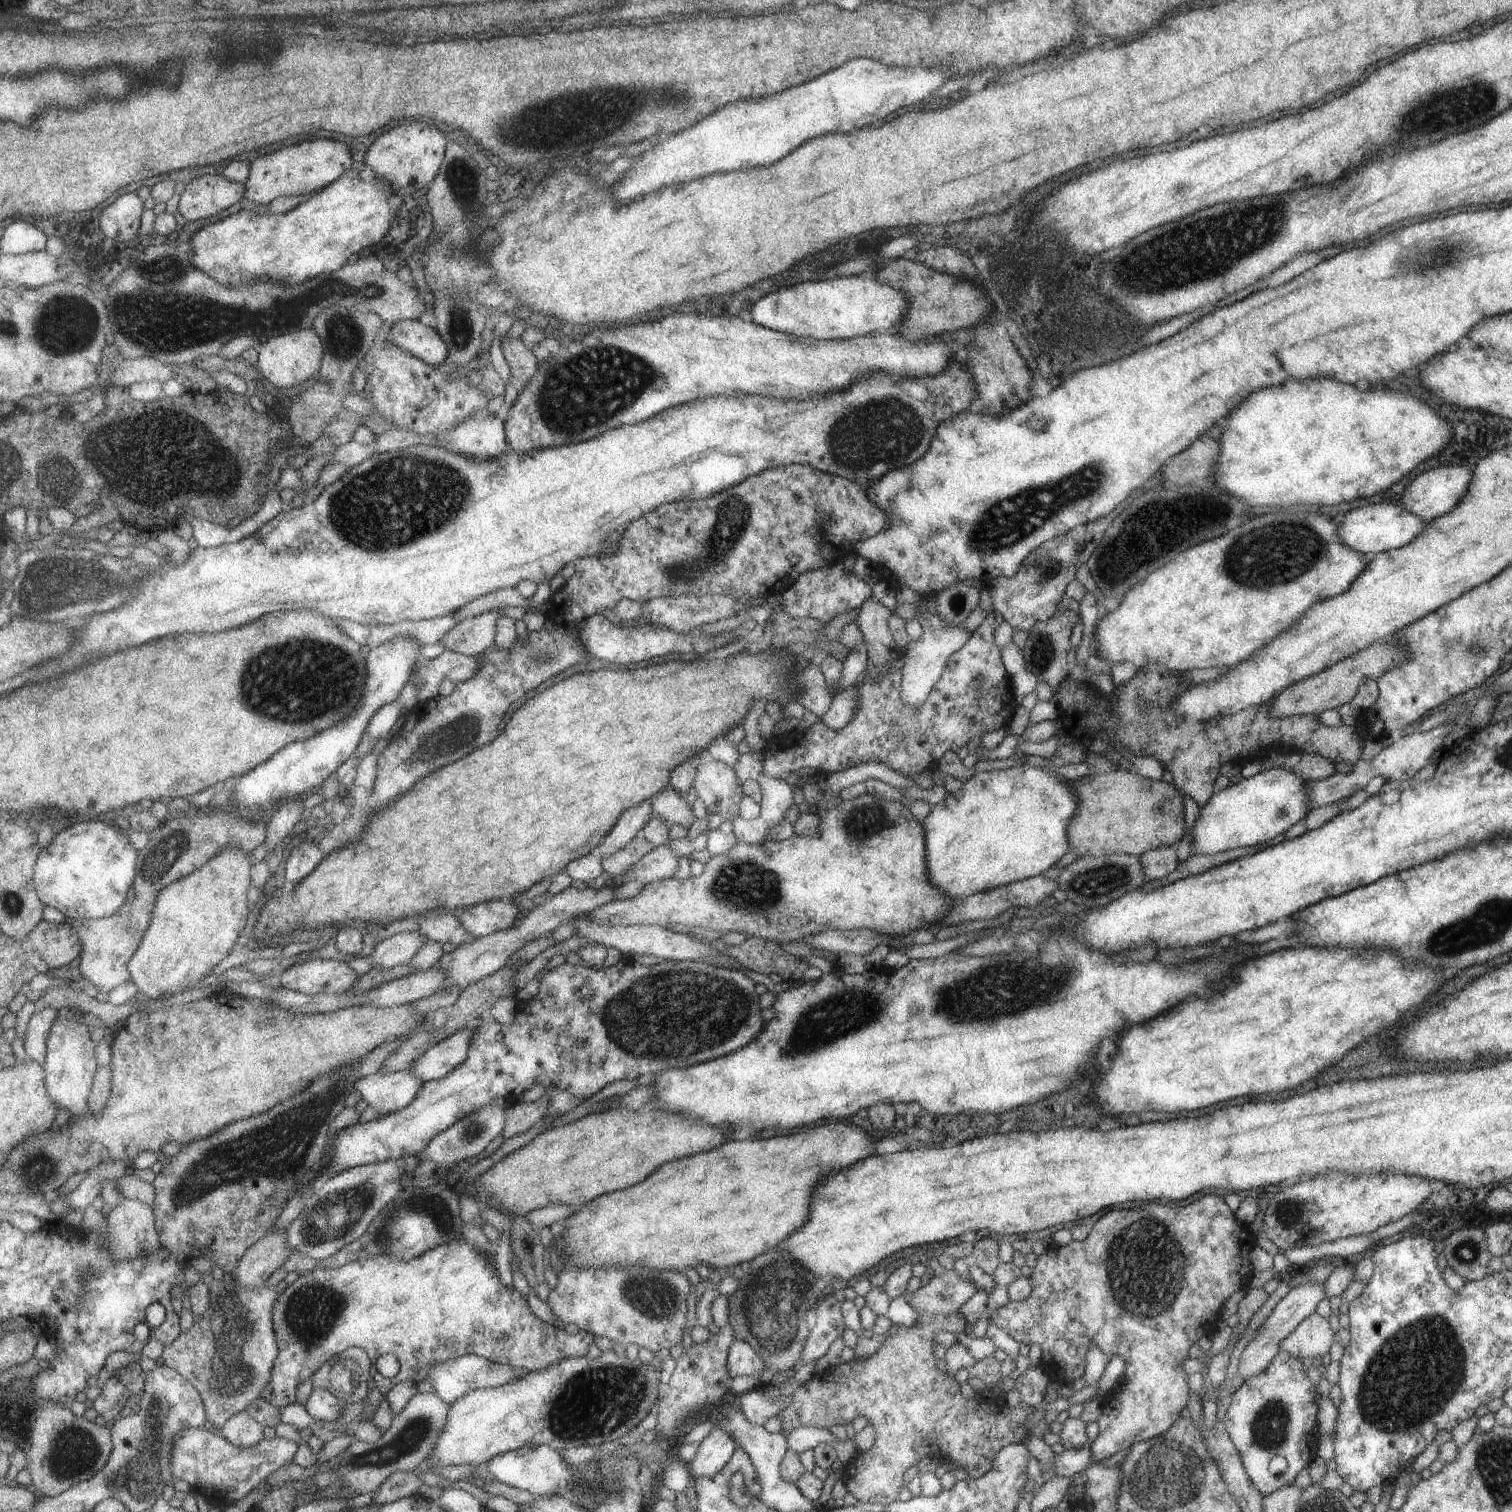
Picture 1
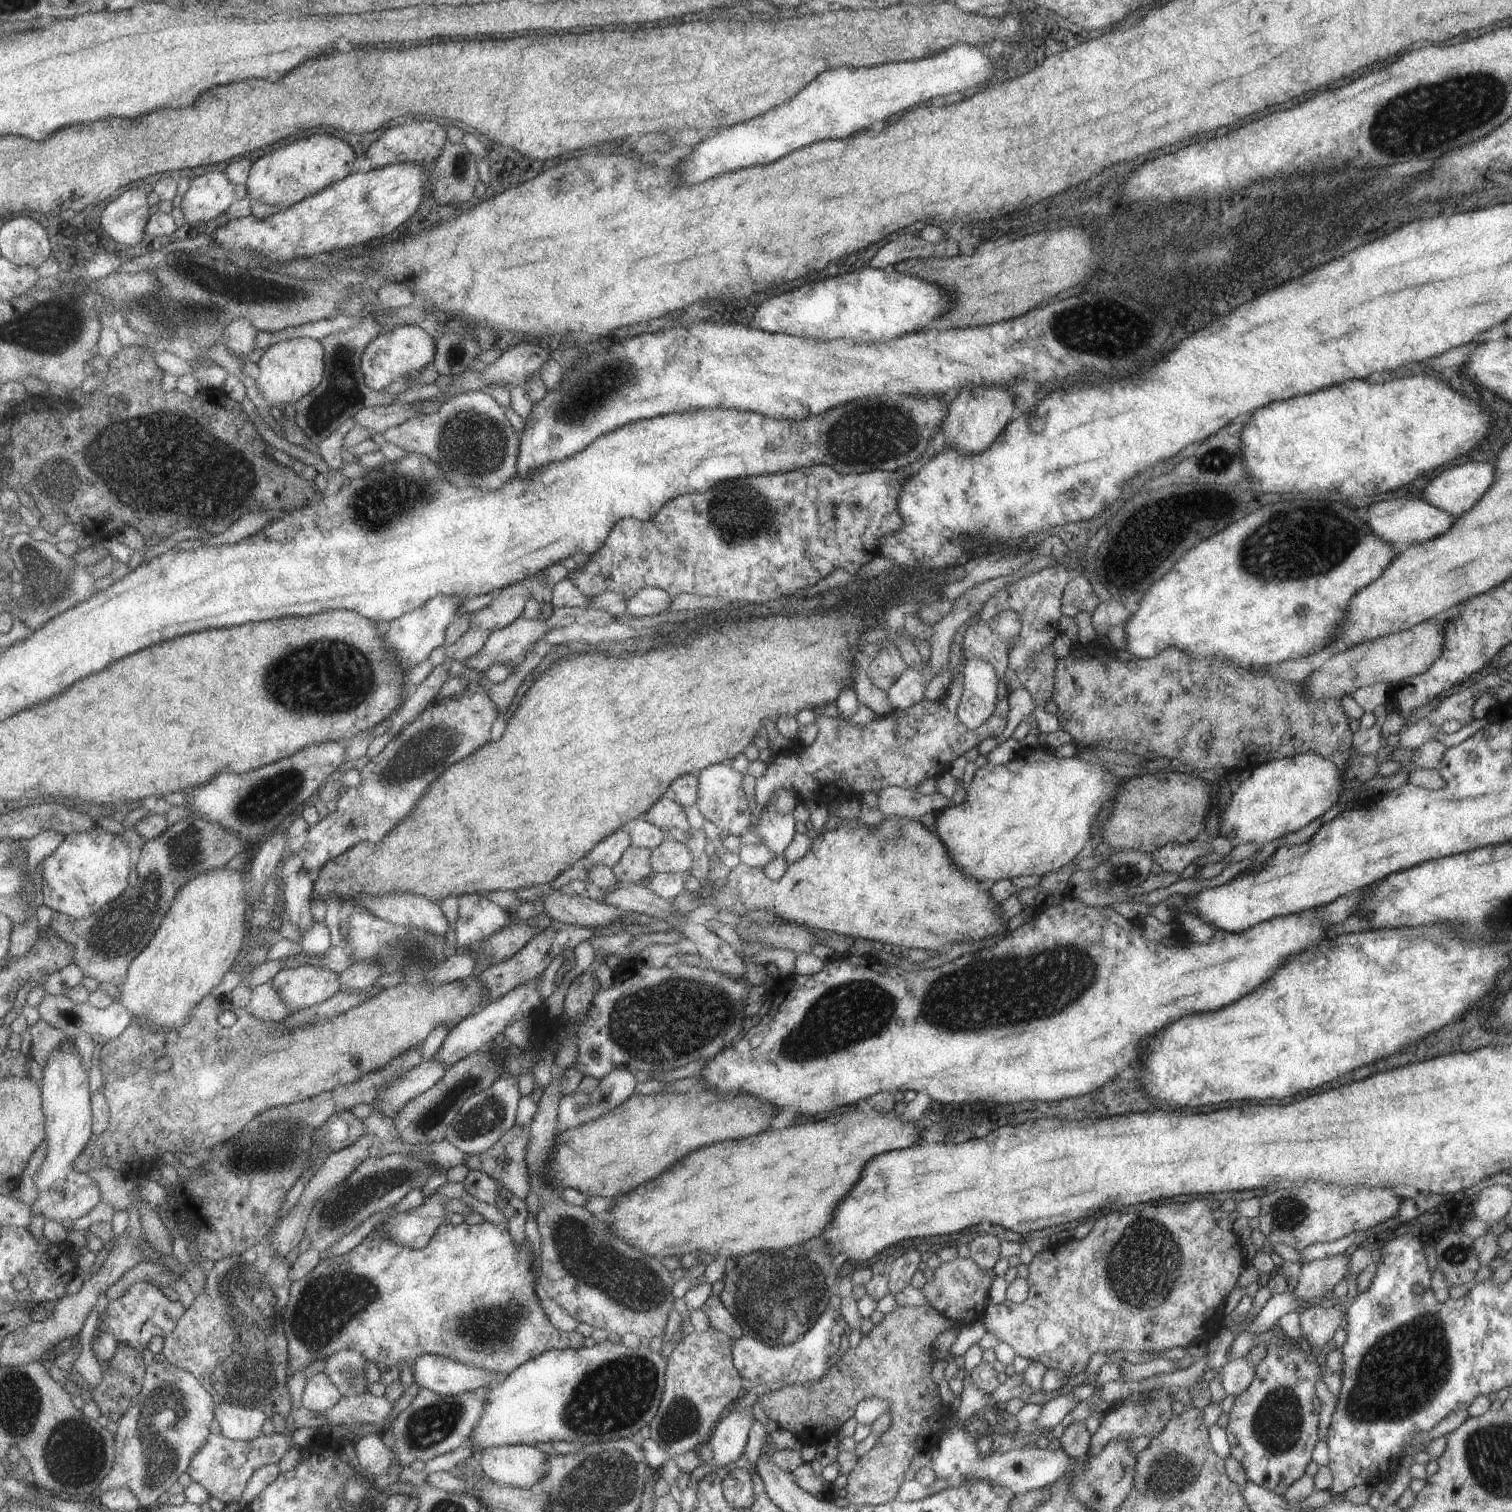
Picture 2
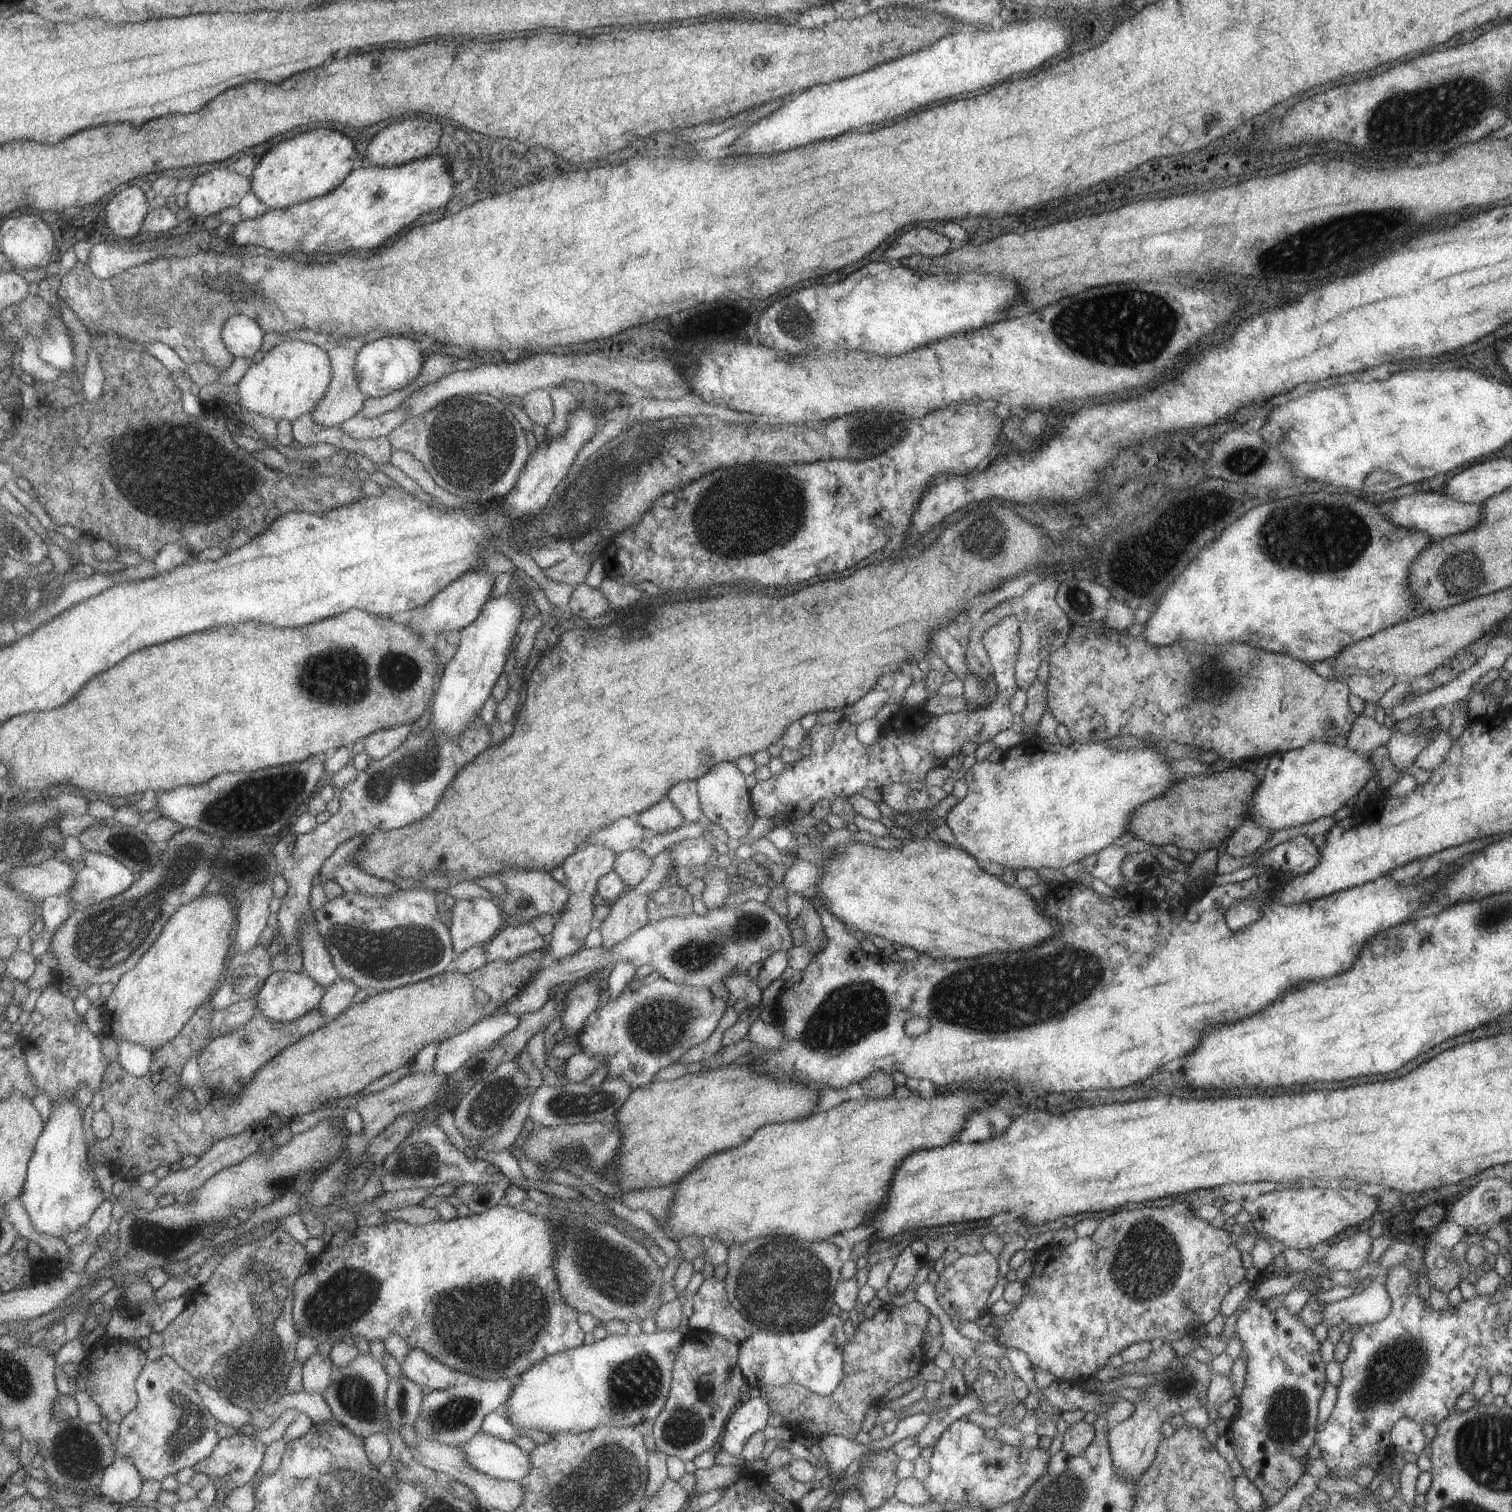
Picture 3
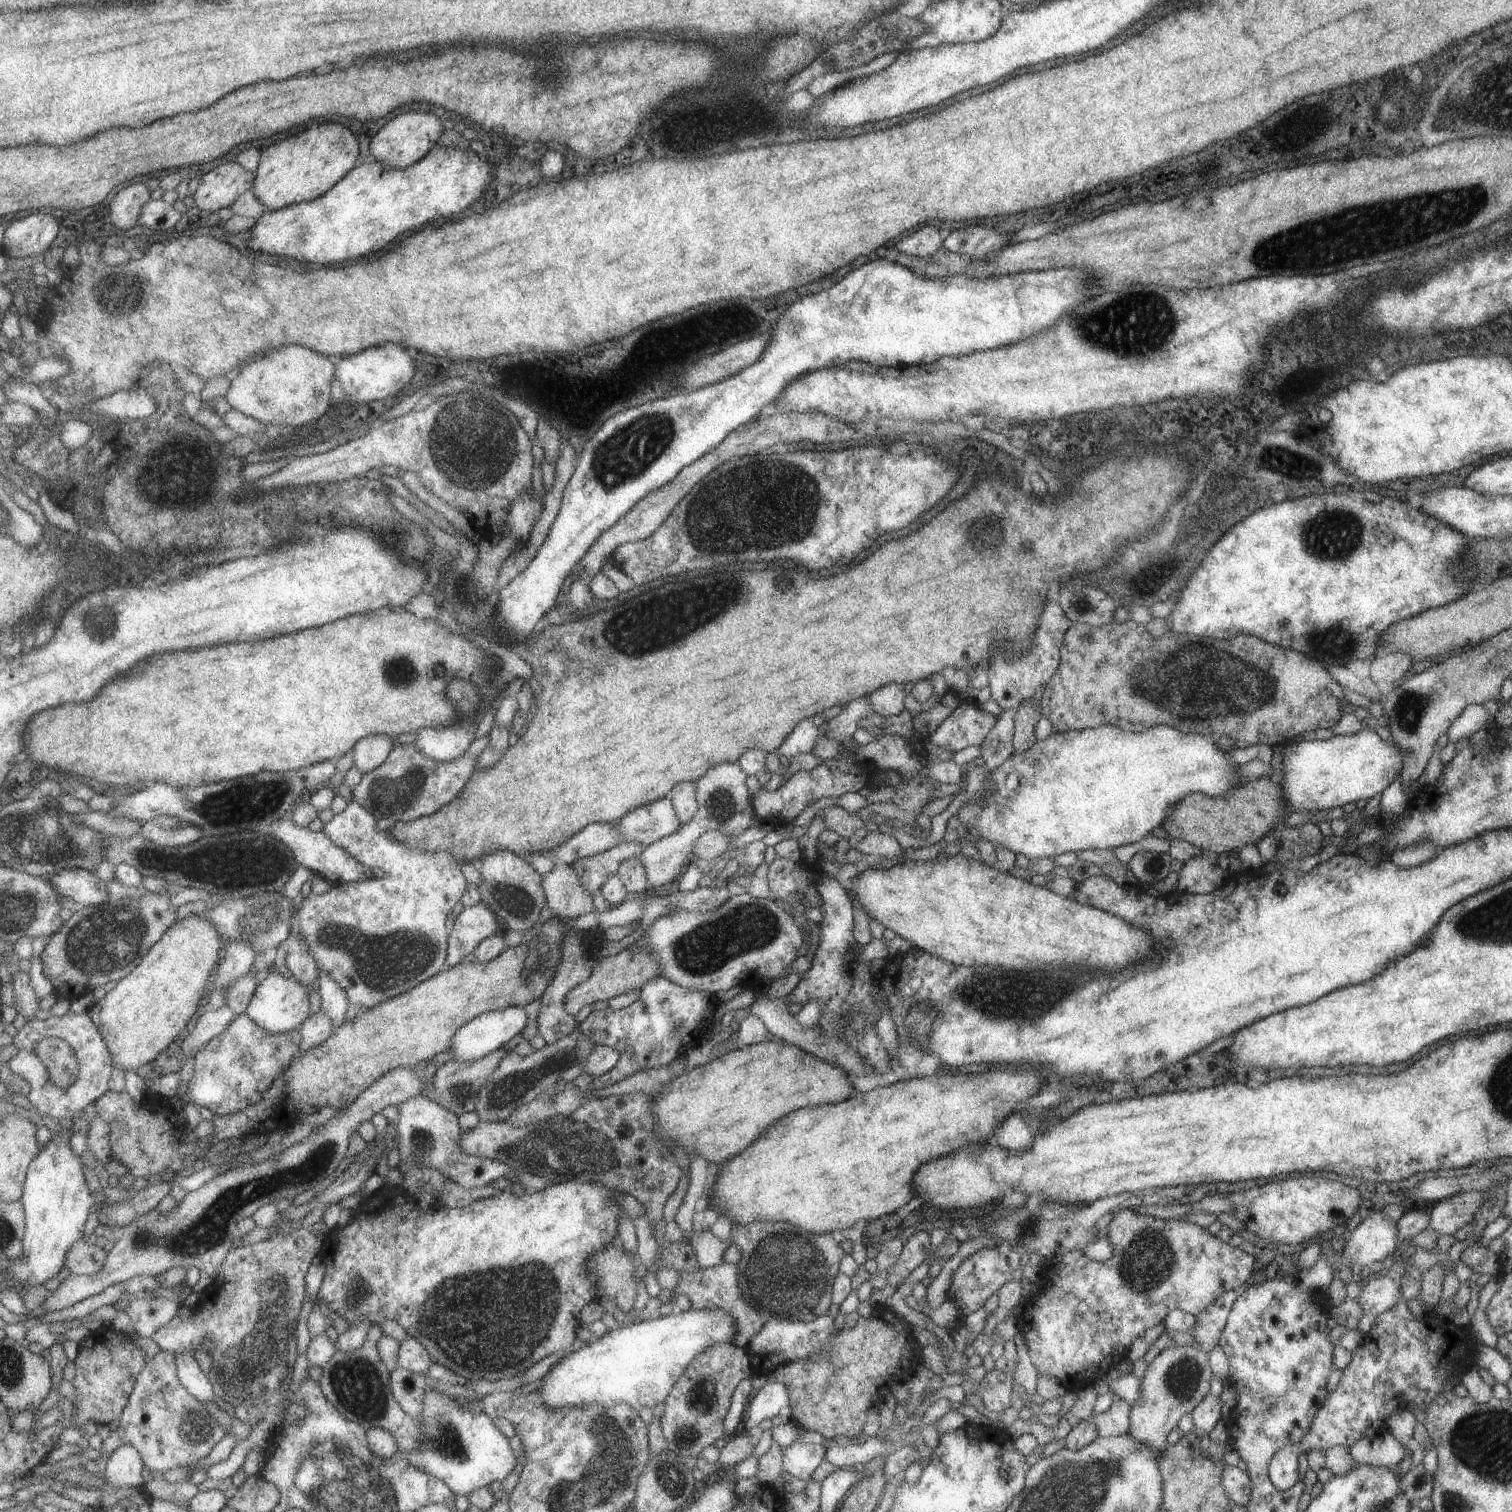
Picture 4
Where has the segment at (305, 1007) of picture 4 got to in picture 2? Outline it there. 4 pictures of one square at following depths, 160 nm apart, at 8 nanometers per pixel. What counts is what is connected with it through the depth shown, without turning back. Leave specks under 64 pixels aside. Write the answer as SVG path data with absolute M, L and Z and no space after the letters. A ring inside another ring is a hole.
M313 965L281 969L270 981L293 1010L319 1004L340 990L338 974Z

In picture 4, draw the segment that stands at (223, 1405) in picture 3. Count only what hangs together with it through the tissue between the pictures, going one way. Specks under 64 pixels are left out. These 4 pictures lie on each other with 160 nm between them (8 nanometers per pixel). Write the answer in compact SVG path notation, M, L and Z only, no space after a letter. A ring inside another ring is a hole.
M191 1353L175 1355L178 1360L178 1375L185 1388L203 1402L215 1402L215 1390L207 1378L206 1364L195 1360Z

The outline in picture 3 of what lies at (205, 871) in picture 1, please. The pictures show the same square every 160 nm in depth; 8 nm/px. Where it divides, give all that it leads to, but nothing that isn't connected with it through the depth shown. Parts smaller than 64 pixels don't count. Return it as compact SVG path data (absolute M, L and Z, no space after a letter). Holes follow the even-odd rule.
M205 892L179 908L140 963L115 985L106 1008L112 1016L113 1039L143 1045L154 1053L171 1042L198 1008L211 1000L224 974L223 964L231 946L231 926L235 924L231 906L223 894L229 893Z

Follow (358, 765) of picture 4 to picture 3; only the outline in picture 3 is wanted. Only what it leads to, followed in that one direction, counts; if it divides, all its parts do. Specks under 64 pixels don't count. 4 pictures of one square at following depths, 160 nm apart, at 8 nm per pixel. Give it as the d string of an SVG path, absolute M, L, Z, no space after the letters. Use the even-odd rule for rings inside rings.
M403 723L391 728L373 731L363 738L363 752L371 759L383 758L406 739L407 734L410 733L411 725L411 723Z

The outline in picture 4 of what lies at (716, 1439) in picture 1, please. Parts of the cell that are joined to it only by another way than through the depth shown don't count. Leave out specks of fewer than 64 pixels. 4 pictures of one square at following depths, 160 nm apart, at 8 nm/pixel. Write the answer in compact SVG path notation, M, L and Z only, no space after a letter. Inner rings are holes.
M768 1382L765 1386L753 1391L748 1397L740 1421L743 1429L749 1433L756 1433L762 1420L778 1416L779 1410L788 1406L789 1398L783 1382Z

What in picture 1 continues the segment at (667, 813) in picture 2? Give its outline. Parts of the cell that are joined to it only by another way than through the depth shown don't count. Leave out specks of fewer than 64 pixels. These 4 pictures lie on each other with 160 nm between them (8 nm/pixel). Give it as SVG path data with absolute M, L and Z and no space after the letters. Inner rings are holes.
M671 788L663 789L653 796L651 810L653 815L662 818L667 825L678 824L689 828L696 819L685 797Z

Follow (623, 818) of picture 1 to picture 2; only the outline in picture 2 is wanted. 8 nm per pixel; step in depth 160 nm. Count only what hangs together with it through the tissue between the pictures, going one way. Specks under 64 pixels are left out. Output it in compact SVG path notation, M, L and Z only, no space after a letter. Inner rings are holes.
M630 825L621 826L608 837L600 840L587 854L584 863L586 870L597 863L611 868L621 858L623 851L630 845Z

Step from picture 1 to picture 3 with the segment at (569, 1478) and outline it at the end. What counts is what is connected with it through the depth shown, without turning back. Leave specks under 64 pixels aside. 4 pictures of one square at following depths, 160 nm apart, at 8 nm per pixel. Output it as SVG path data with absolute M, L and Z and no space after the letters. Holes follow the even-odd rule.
M481 1431L461 1446L457 1444L457 1448L473 1470L496 1480L518 1482L531 1468L528 1452L516 1447L513 1441L504 1442Z

